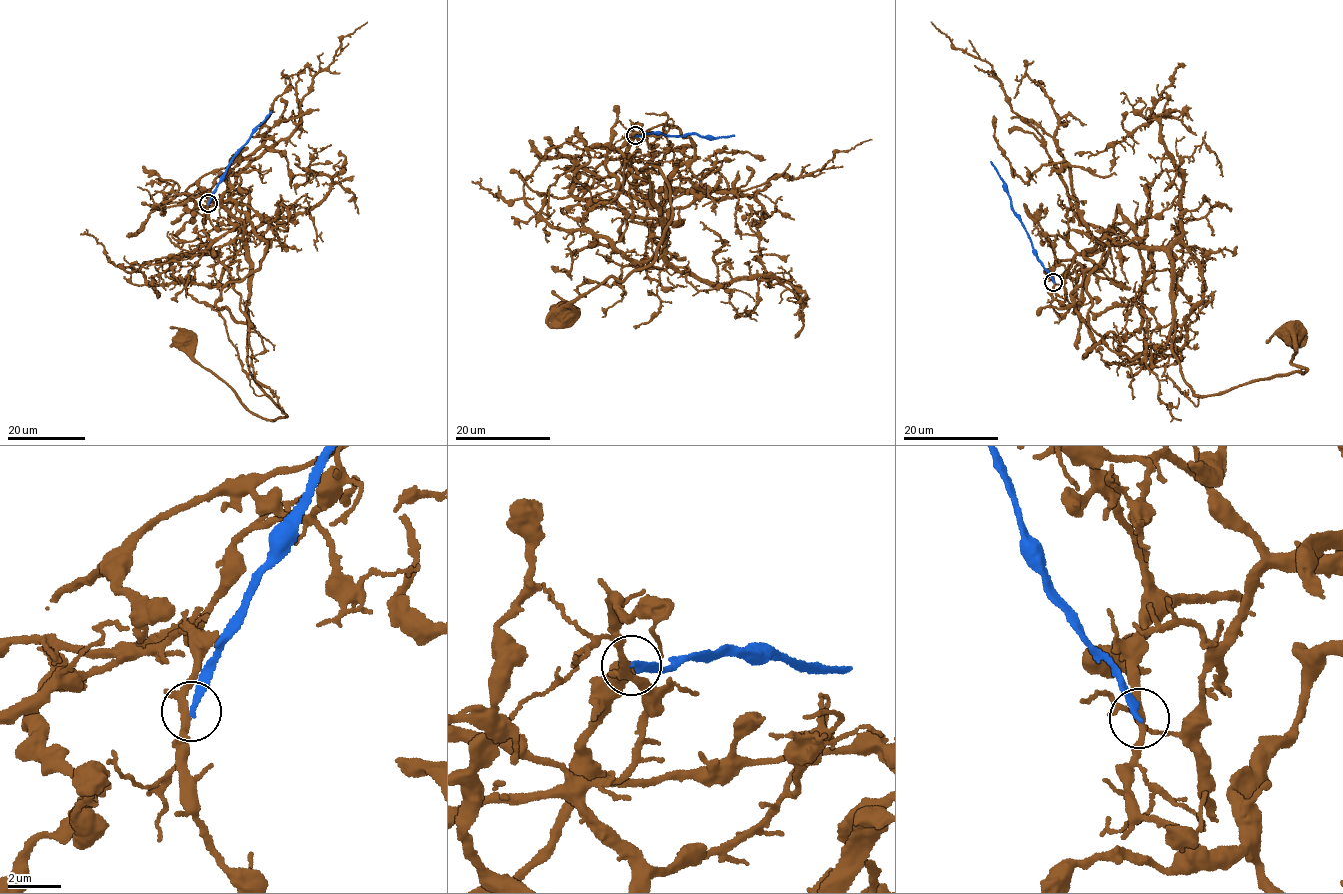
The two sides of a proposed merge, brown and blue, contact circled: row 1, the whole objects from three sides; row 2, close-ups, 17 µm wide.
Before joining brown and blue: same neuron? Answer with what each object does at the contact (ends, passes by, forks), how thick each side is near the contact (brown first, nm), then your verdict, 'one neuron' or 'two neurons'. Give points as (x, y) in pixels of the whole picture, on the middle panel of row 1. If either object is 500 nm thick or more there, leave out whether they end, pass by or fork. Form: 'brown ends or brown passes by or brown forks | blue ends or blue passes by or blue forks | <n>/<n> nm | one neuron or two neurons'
brown passes by | blue ends | 260/240 nm | two neurons

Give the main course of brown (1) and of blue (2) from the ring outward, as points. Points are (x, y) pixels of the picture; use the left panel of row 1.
1: (208, 203), (209, 192), (200, 194), (242, 224), (248, 369), (286, 418), (246, 408), (186, 338)
2: (208, 203), (227, 167), (271, 111)

